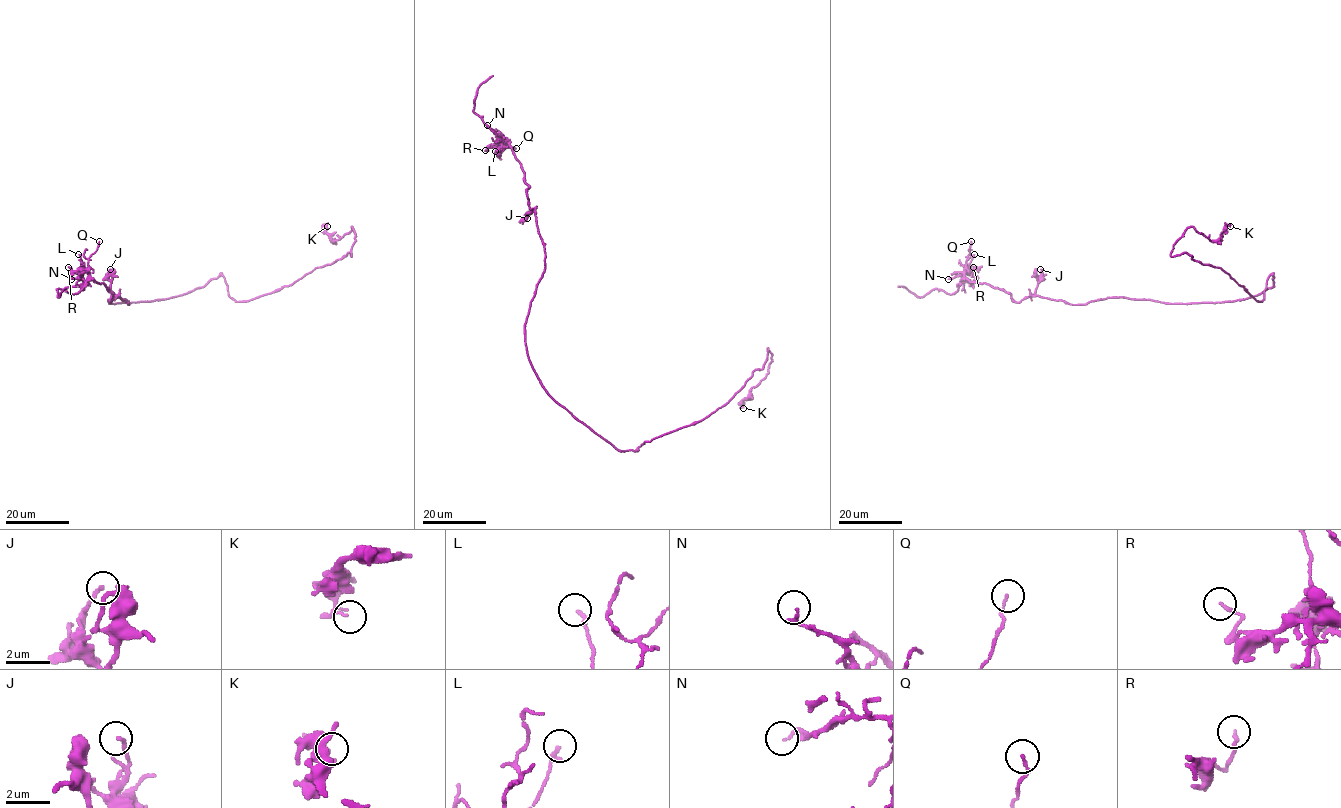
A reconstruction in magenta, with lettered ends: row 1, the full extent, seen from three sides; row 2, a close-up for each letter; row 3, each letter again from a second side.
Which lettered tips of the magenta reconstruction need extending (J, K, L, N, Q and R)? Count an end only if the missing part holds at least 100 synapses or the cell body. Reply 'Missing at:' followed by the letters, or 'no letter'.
Missing at: no letter

